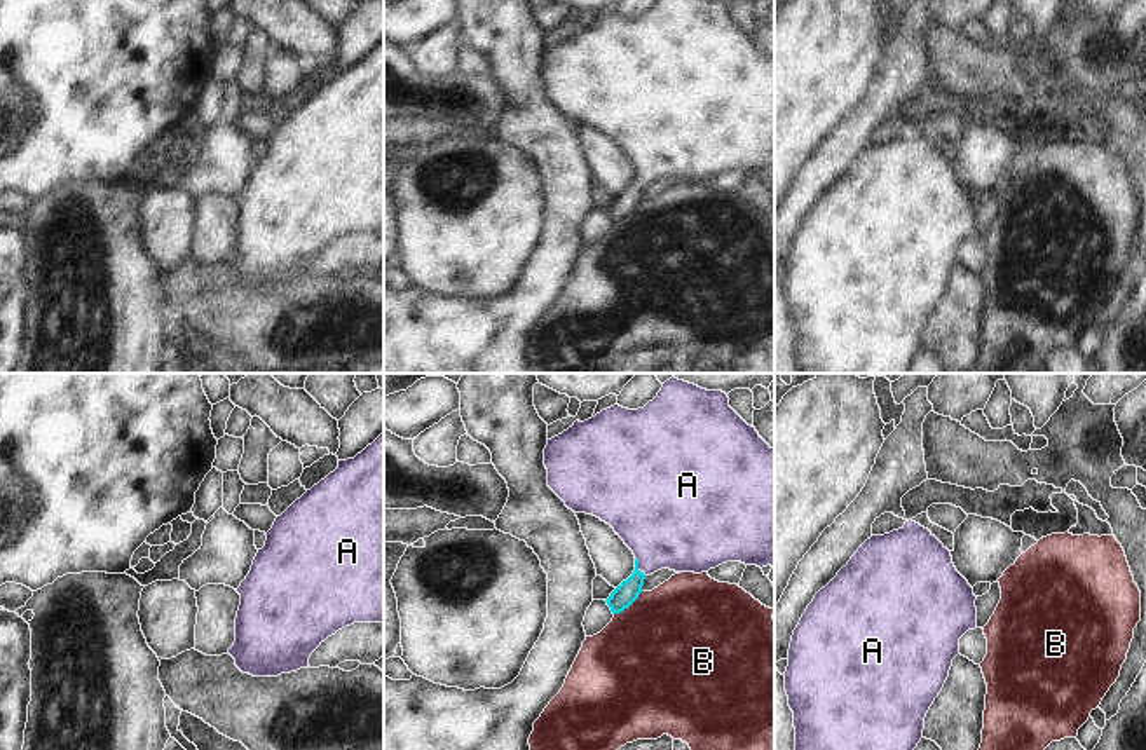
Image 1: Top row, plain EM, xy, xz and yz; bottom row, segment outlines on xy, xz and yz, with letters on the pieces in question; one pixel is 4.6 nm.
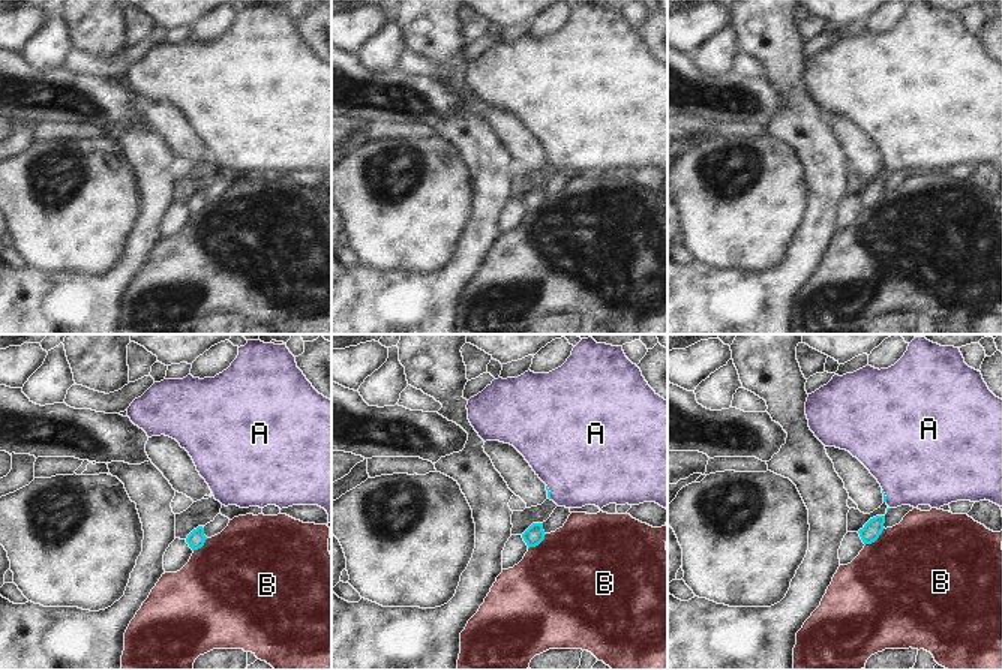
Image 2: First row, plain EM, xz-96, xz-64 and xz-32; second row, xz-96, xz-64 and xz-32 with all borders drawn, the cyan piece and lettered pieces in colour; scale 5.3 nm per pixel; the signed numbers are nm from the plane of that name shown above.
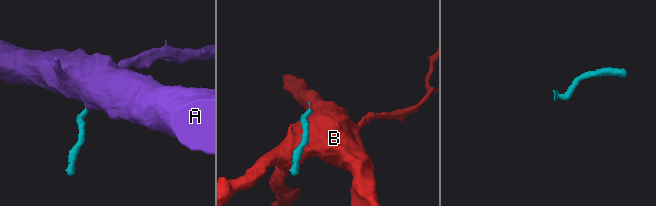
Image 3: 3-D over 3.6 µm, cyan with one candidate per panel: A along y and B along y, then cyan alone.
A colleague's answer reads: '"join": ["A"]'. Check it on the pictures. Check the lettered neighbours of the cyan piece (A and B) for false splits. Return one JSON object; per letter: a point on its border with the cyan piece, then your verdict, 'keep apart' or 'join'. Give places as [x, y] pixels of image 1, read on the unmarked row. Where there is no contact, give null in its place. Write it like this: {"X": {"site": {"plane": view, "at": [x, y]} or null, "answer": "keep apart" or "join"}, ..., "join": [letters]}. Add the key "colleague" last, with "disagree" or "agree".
{"A": {"site": {"plane": "xz", "at": [637, 177]}, "answer": "join"}, "B": {"site": {"plane": "xz", "at": [628, 215]}, "answer": "keep apart"}, "join": ["A"], "colleague": "agree"}

